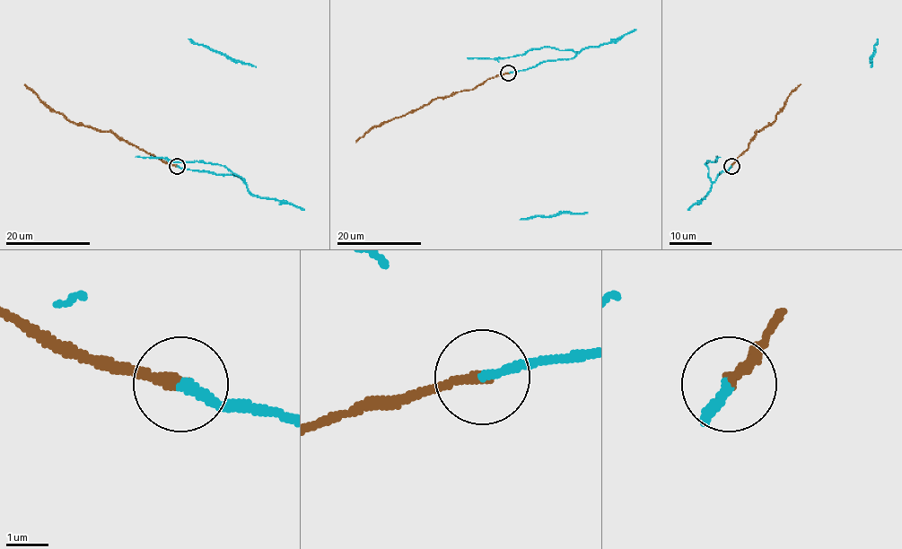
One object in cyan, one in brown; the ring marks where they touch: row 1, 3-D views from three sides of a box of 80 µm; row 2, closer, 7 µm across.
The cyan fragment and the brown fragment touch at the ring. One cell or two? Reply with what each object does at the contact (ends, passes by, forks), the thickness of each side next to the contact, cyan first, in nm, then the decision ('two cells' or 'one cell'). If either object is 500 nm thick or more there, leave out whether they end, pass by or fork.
cyan ends; brown ends; calibres 220 and 240 nm; one cell

